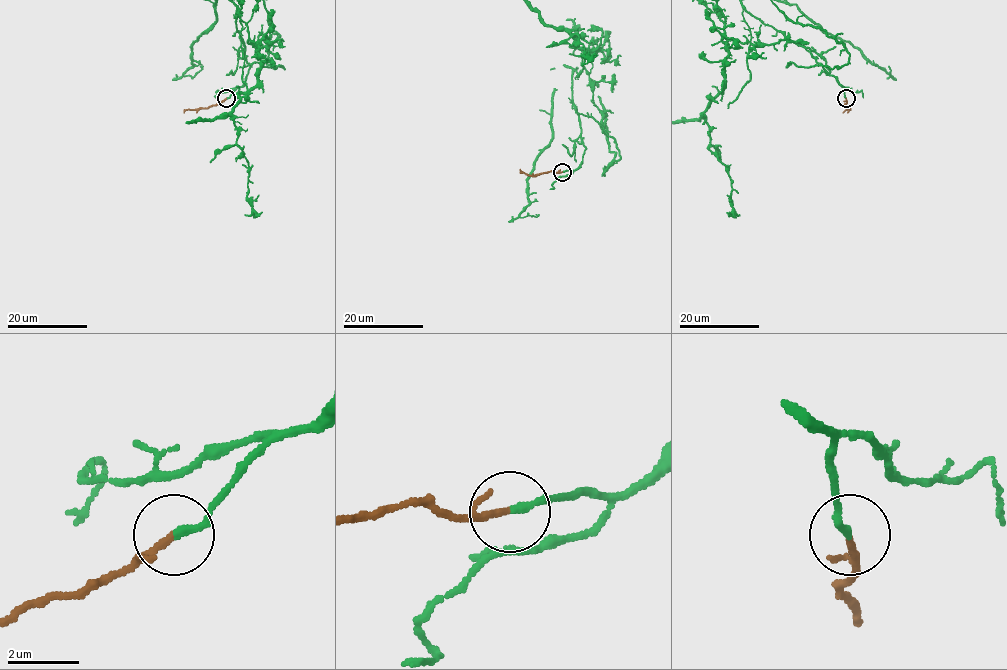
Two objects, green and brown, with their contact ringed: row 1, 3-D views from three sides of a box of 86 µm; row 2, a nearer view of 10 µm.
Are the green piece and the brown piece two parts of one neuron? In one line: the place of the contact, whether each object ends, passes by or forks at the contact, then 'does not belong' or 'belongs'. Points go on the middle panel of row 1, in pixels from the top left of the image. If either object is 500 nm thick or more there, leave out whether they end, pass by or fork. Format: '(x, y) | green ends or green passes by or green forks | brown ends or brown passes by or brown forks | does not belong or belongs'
(562, 172) | green ends | brown ends | belongs

